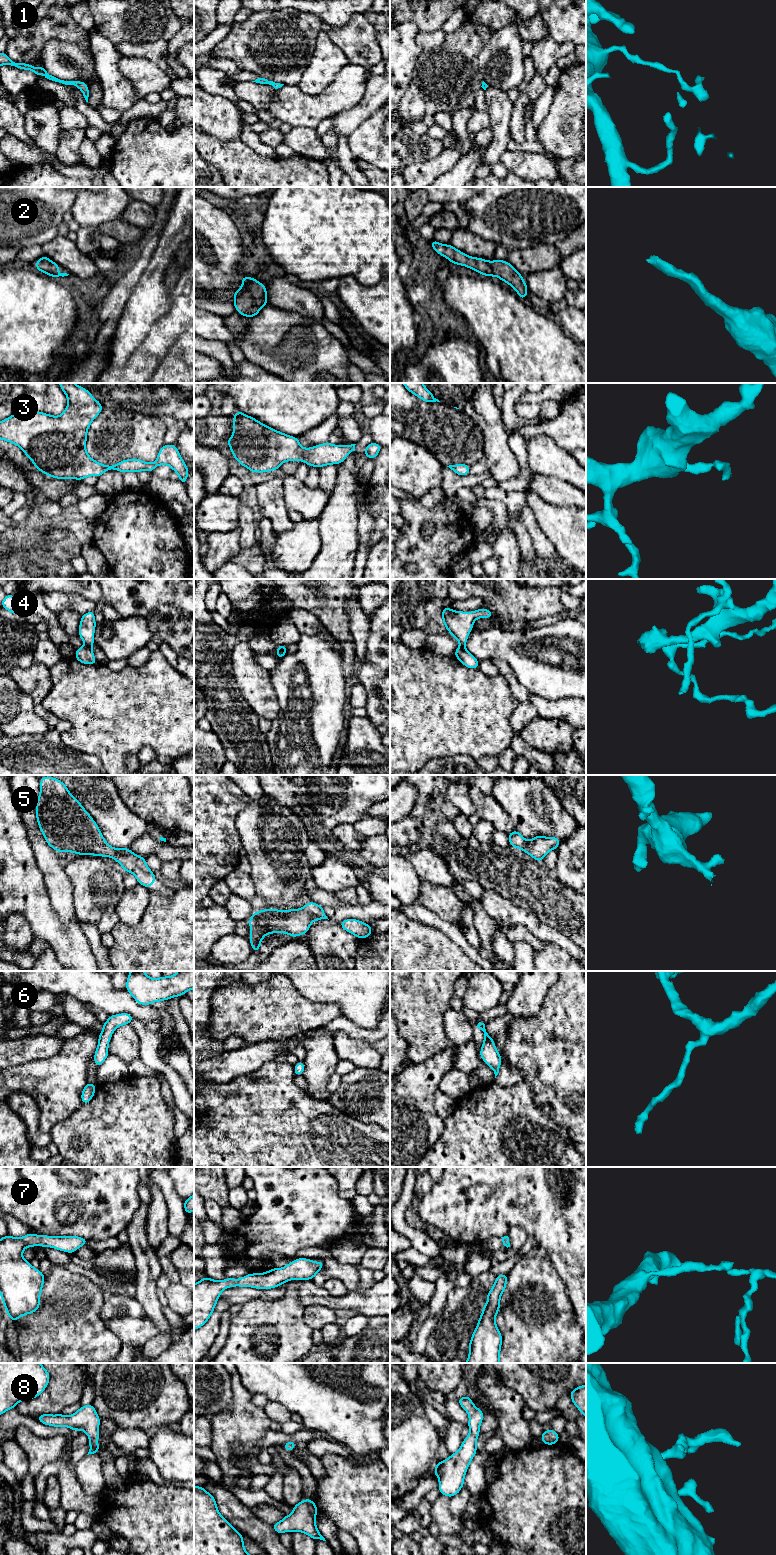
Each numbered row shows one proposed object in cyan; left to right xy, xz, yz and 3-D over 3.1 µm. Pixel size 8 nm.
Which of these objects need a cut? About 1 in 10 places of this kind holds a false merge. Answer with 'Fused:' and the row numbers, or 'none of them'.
Fused: 4

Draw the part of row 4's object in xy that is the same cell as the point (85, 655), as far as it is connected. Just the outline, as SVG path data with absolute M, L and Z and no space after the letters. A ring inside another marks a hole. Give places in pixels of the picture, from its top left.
M83 645L75 652L75 659L87 665L97 664L92 648L88 645Z

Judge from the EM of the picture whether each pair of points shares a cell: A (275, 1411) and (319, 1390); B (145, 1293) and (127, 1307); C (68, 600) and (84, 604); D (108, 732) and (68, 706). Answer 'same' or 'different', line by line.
A: different
B: different
C: same
D: same

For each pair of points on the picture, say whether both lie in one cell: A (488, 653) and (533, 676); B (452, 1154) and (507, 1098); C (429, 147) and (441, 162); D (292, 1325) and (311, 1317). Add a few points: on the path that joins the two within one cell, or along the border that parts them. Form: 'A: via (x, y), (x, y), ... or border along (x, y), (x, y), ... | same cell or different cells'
A: via (499, 653), (510, 653), (522, 665) | same cell
B: via (466, 1140), (494, 1112) | same cell
C: border along (444, 149), (434, 158), (414, 163) | different cells
D: border along (304, 1307), (304, 1322), (312, 1330) | different cells

